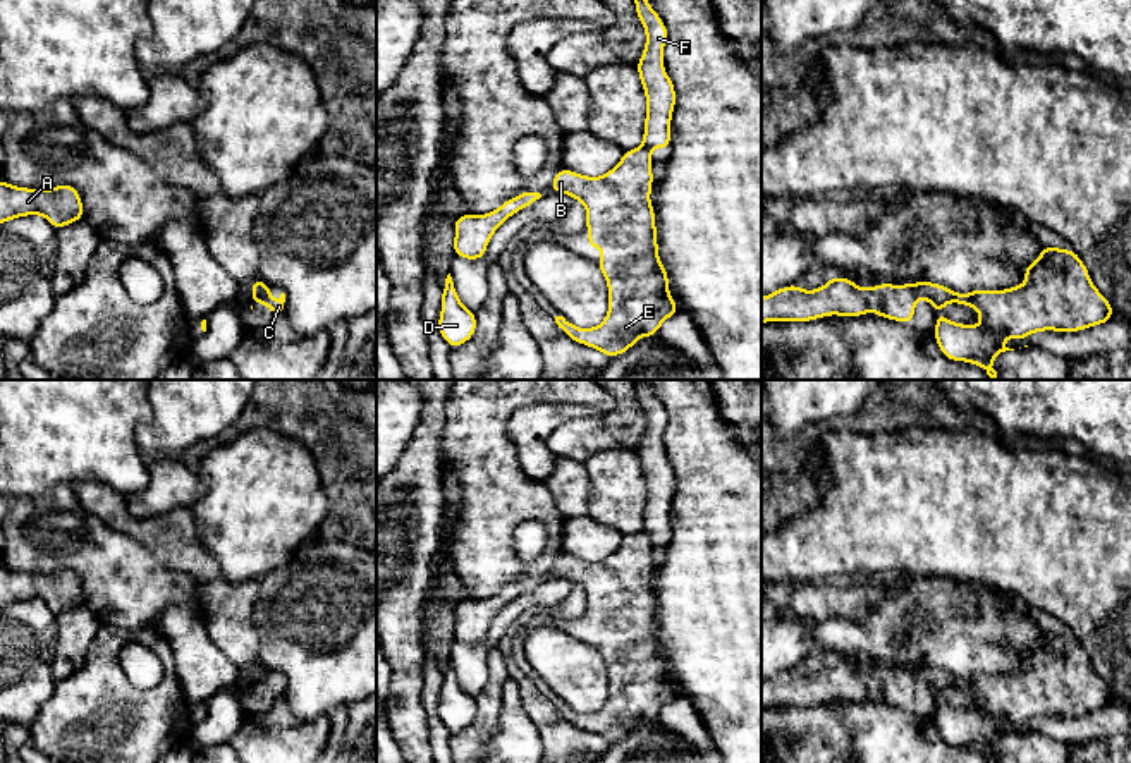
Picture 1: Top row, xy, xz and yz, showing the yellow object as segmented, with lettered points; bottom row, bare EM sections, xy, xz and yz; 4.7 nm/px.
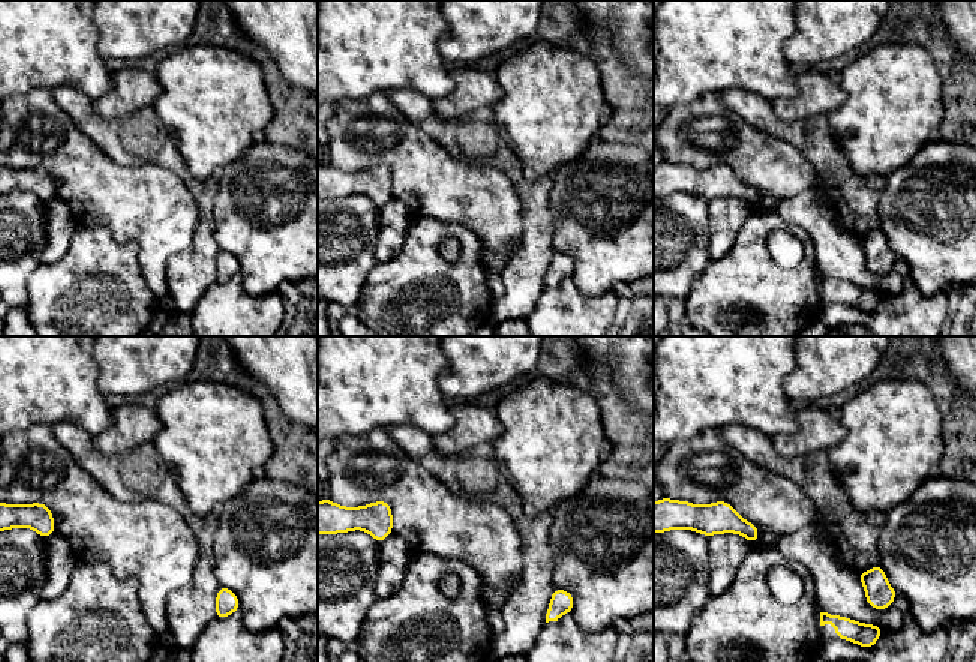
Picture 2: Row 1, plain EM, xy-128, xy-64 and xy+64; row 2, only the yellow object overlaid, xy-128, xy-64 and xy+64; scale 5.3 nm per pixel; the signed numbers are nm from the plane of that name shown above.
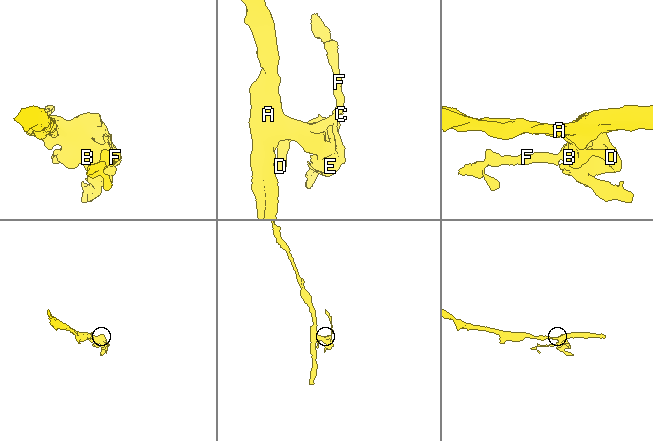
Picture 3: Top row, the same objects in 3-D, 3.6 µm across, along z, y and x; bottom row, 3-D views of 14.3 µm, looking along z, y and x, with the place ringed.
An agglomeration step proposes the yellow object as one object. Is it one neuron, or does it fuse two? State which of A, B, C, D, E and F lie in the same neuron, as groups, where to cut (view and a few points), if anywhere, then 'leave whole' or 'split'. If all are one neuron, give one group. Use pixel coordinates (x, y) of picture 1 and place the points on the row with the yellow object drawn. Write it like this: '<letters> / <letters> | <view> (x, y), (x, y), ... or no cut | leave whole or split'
A B D E / C F | xy (267, 287), (255, 301) | split

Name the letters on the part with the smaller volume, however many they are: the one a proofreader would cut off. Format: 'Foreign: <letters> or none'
Foreign: C, F

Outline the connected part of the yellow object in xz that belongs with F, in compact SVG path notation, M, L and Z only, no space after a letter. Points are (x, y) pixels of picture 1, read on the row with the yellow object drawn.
M634 0L638 19L646 33L646 45L636 64L646 95L643 146L670 150L670 119L676 107L676 88L663 69L667 27L648 0Z

